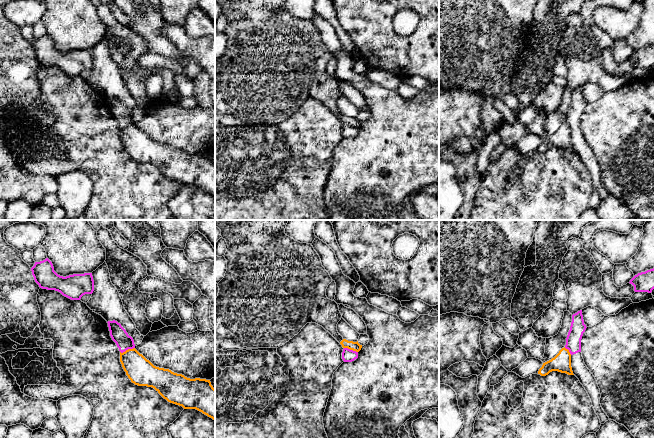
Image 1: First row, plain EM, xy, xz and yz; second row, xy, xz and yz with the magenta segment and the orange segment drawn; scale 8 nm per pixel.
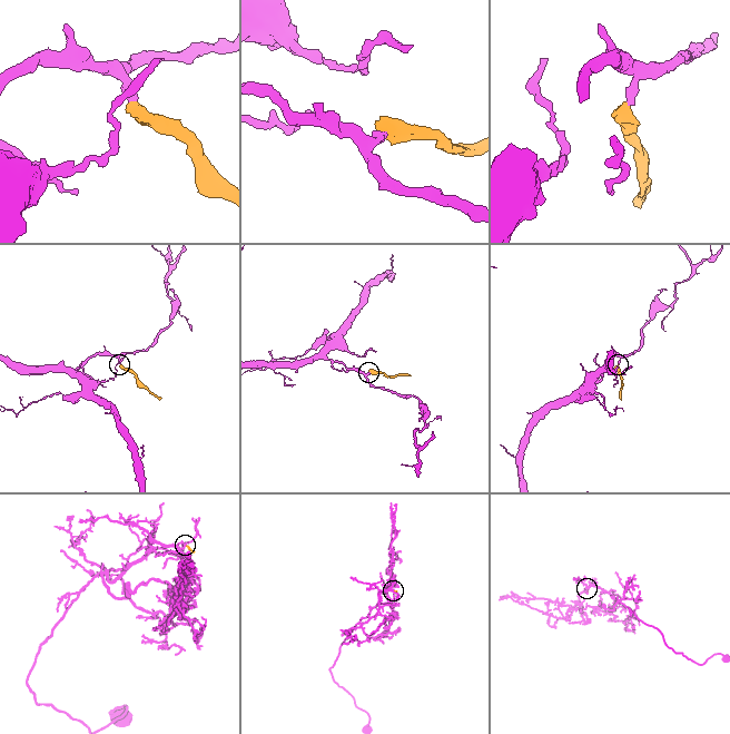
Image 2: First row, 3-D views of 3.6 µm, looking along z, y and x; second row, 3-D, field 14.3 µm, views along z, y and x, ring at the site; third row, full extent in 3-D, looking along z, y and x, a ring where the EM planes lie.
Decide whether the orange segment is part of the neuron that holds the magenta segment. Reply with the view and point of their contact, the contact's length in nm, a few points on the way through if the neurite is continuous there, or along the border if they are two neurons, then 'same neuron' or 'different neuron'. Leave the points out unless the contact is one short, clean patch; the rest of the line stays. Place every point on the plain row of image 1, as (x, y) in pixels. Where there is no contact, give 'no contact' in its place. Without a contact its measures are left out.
xy (127, 125) | 130 nm | along xy (134, 123), (120, 128) | different neuron

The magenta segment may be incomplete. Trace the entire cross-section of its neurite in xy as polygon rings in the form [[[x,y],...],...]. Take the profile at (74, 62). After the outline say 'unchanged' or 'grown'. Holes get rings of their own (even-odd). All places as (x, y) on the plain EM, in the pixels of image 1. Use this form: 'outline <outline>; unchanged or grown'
outline [[[48,34],[35,38],[31,47],[40,64],[58,67],[71,76],[80,76],[83,71],[92,70],[94,67],[92,49],[60,52],[54,47],[53,40]]]; unchanged

